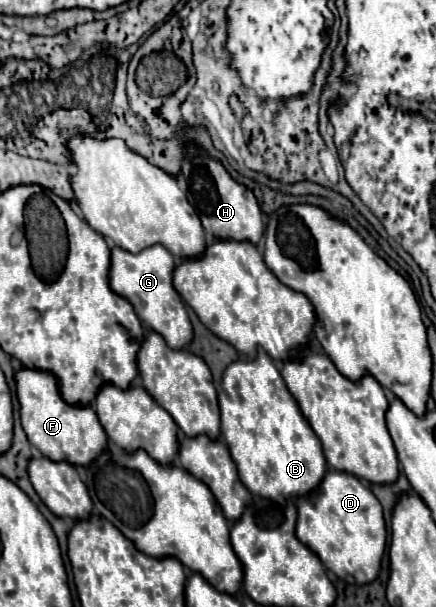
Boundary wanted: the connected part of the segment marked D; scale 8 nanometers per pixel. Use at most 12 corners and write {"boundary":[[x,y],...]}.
{"boundary":[[328,471],[296,507],[296,537],[354,585],[378,577],[384,513]]}

